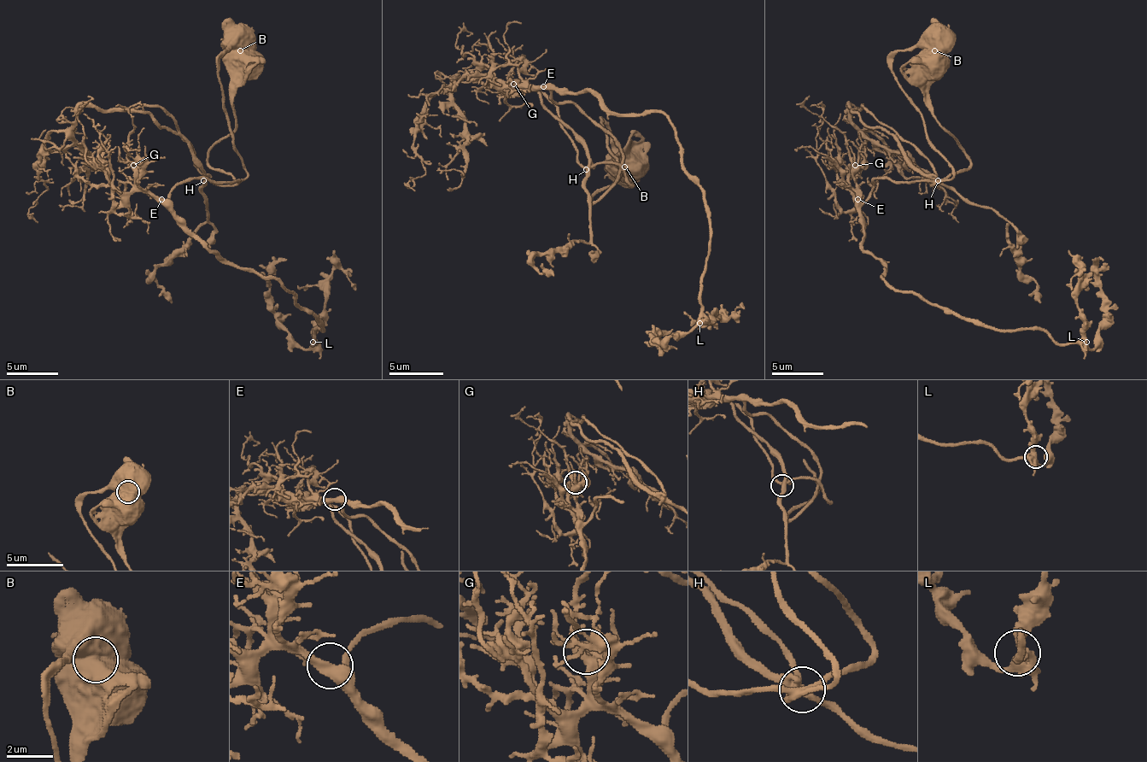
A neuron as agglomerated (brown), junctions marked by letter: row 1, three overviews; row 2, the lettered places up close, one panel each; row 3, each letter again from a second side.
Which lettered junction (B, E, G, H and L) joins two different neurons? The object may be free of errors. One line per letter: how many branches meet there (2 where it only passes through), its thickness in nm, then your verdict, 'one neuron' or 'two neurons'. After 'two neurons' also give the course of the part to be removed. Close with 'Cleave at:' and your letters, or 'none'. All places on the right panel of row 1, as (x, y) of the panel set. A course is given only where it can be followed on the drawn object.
B: 2 branches meet; 900 nm thick; two neurons; foreign part runs (935, 50), (899, 50), (891, 74), (948, 180), (850, 118), (959, 222)
E: 3 branches meet; 360 nm thick; one neuron
G: 4 branches meet; 340 nm thick; one neuron
H: 4 branches meet; 340 nm thick; one neuron
L: 4 branches meet; 400 nm thick; one neuron
Cleave at: B

